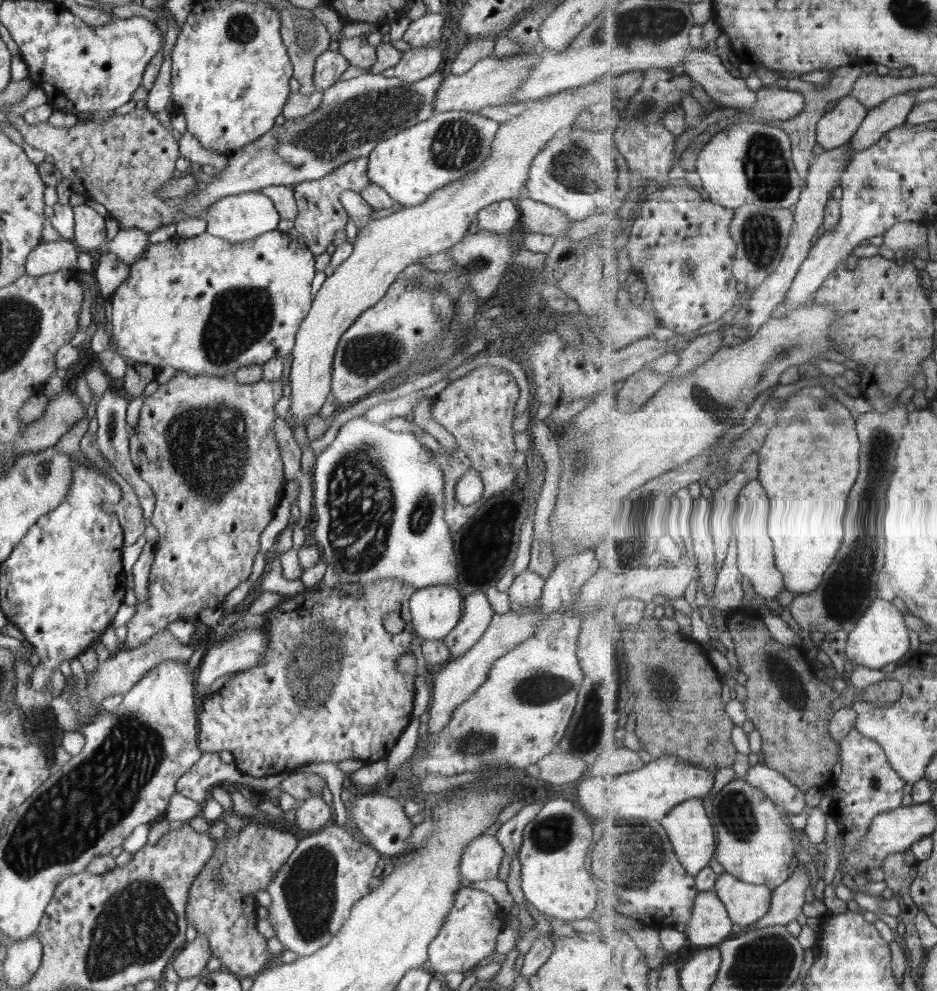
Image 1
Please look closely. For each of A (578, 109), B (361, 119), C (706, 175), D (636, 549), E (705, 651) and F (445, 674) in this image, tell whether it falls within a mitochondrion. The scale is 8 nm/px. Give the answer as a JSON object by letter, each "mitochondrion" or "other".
{"A":"other","B":"mitochondrion","C":"other","D":"mitochondrion","E":"other","F":"other"}

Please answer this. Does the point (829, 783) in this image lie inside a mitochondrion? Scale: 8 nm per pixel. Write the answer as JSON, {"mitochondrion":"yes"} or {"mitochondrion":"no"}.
{"mitochondrion":"no"}

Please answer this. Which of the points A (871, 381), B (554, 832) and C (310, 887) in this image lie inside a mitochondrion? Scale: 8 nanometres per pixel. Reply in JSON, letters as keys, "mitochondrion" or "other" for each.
{"A":"other","B":"mitochondrion","C":"mitochondrion"}

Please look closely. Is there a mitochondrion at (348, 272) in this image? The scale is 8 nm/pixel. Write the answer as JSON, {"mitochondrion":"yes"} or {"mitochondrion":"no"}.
{"mitochondrion":"no"}

